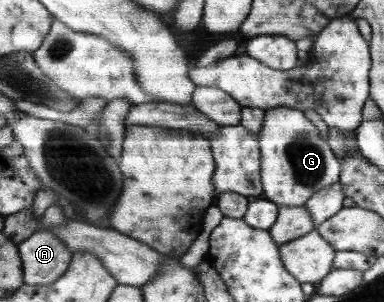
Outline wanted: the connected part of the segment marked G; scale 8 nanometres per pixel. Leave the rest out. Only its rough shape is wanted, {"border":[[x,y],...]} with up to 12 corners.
{"border":[[300,110],[264,111],[262,197],[306,206],[342,164]]}

